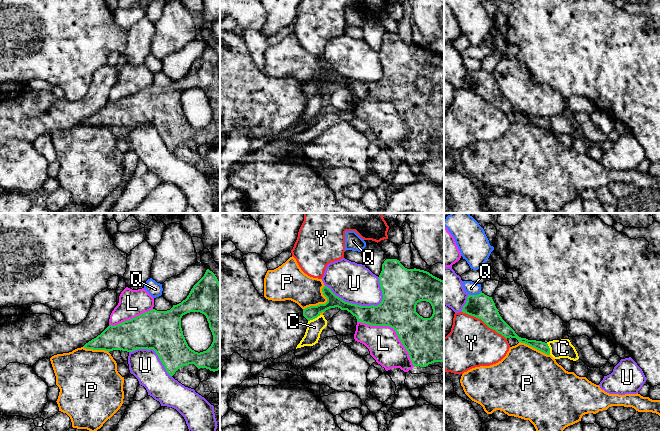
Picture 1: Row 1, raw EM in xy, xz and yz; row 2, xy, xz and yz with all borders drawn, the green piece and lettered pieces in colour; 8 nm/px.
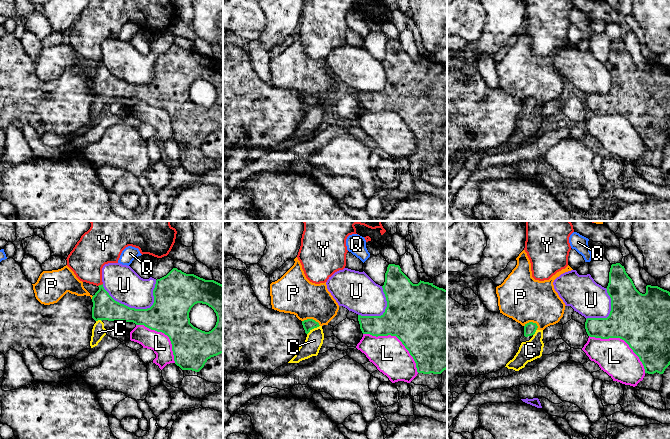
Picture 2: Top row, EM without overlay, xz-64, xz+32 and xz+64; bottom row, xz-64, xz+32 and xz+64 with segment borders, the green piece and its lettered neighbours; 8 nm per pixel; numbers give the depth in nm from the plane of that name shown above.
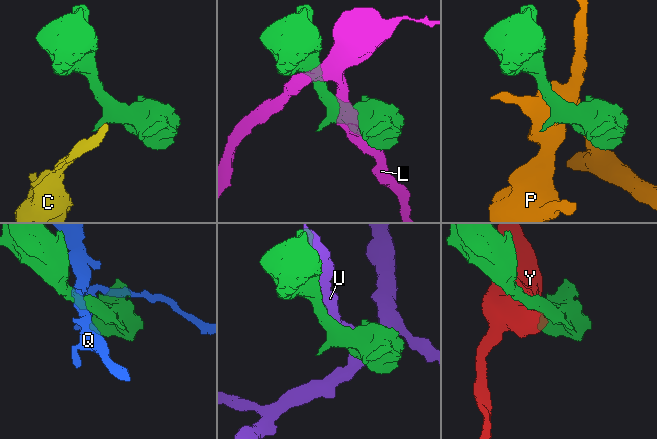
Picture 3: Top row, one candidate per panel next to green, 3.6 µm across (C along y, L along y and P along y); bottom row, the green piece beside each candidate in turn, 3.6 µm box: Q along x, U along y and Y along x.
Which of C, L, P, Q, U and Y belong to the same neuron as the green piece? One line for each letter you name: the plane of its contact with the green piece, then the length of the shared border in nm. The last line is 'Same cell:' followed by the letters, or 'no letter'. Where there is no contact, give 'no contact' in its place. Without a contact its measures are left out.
C: contact in xz; length 120 nm
Same cell: C

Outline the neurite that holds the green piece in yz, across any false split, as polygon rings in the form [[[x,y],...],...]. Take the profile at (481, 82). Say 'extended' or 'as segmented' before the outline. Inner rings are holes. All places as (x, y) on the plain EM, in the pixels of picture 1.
extended; [[[482,68],[478,71],[468,71],[462,88],[481,95],[489,104],[506,115],[510,113],[516,114],[518,118],[525,119],[547,131],[551,131],[554,135],[568,134],[573,137],[579,135],[578,129],[569,115],[553,116],[545,119],[519,113],[502,95],[492,73]]]

